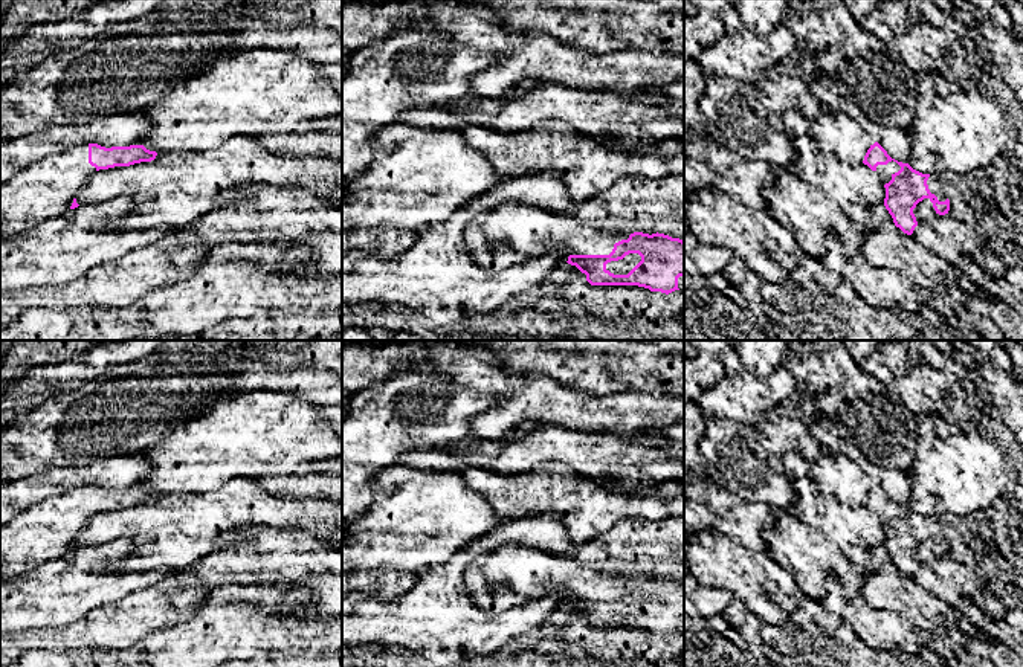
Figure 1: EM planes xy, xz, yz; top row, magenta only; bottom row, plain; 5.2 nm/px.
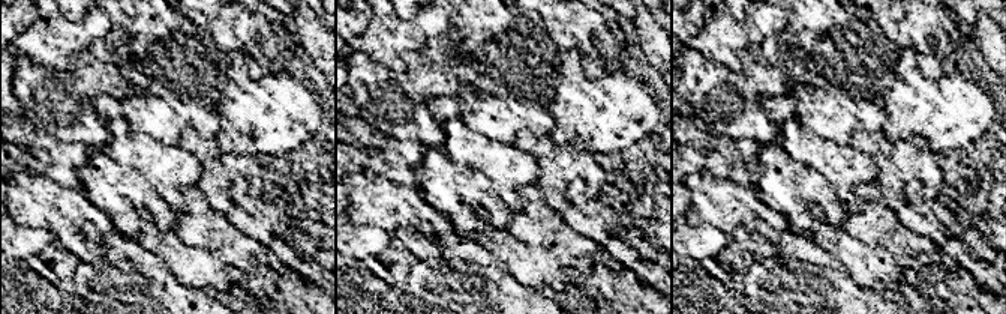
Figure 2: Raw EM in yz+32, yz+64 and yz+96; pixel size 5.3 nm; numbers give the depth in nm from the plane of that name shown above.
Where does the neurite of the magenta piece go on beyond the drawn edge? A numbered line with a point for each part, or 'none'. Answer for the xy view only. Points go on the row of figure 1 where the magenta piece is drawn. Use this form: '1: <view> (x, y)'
1: xy (43, 191)

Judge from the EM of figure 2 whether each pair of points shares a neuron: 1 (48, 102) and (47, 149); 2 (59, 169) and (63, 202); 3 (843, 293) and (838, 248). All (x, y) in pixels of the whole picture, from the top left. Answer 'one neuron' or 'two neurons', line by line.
1: two neurons
2: two neurons
3: two neurons

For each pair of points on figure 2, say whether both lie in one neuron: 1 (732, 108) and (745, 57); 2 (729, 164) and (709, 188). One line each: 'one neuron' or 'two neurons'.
1: one neuron
2: two neurons

